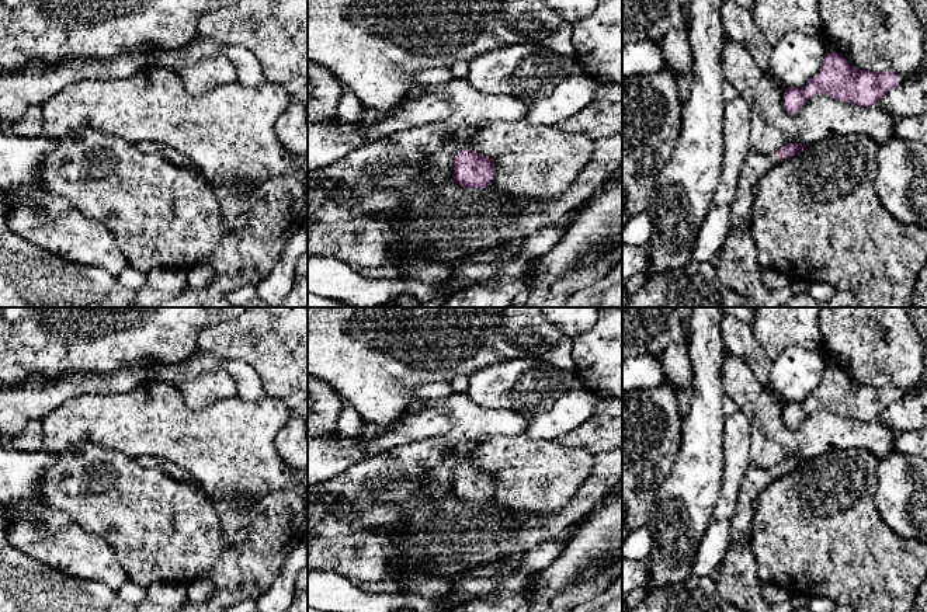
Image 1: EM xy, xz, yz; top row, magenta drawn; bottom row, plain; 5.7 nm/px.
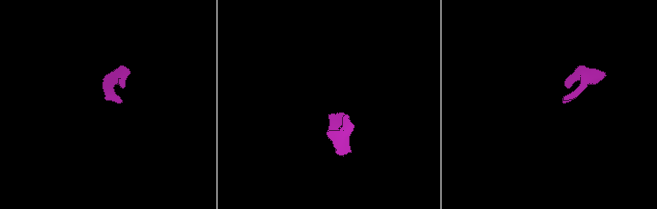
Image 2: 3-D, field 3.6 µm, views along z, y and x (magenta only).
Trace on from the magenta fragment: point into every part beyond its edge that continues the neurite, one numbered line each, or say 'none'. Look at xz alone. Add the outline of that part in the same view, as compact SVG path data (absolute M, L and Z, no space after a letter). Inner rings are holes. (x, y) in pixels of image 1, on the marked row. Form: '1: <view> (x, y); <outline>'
1: xz (462, 135); M462 125L455 129L452 129L451 136L456 142L456 149L469 149L471 150L471 138L480 129L483 129L486 125Z

